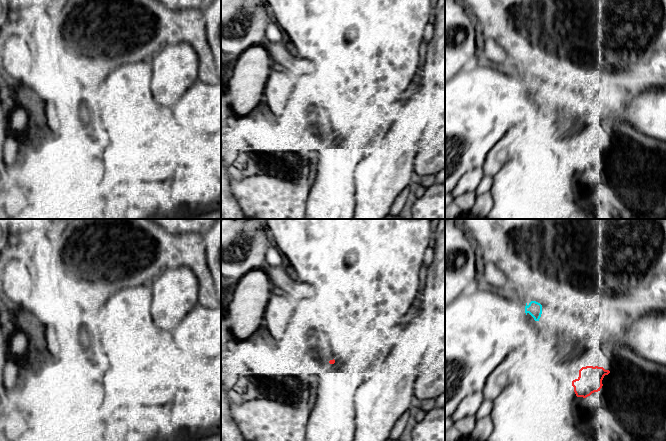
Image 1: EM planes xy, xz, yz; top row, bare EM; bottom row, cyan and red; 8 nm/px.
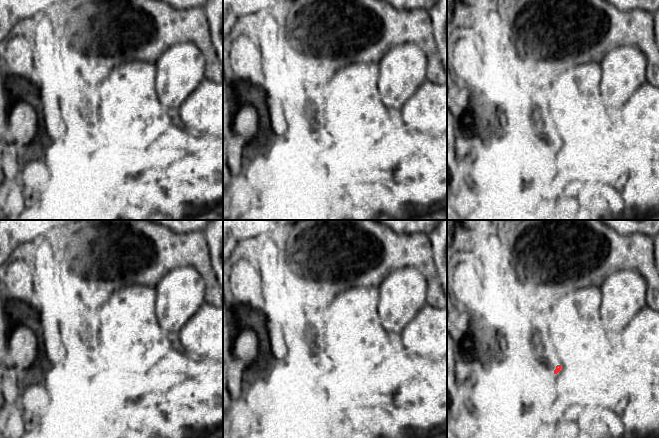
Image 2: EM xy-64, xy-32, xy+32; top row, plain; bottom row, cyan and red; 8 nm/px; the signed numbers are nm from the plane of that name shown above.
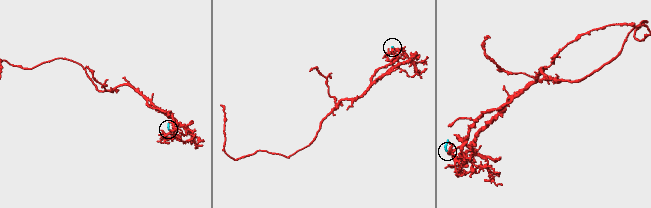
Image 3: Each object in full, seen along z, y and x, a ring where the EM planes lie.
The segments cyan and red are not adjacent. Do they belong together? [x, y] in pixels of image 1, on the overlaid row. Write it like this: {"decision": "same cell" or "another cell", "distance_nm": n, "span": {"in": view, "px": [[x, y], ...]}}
{"decision": "same cell", "distance_nm": 500, "span": {"in": "yz", "px": [[538, 320], [582, 367]]}}

